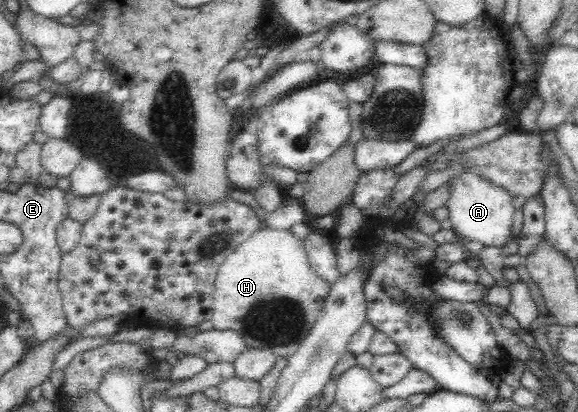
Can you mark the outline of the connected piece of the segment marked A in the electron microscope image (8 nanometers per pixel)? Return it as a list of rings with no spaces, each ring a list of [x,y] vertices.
[[[474,171],[456,174],[446,184],[450,185],[450,197],[445,207],[449,212],[451,228],[458,236],[461,236],[464,241],[482,242],[484,246],[502,248],[510,243],[509,237],[512,236],[510,228],[515,209],[508,192]]]

